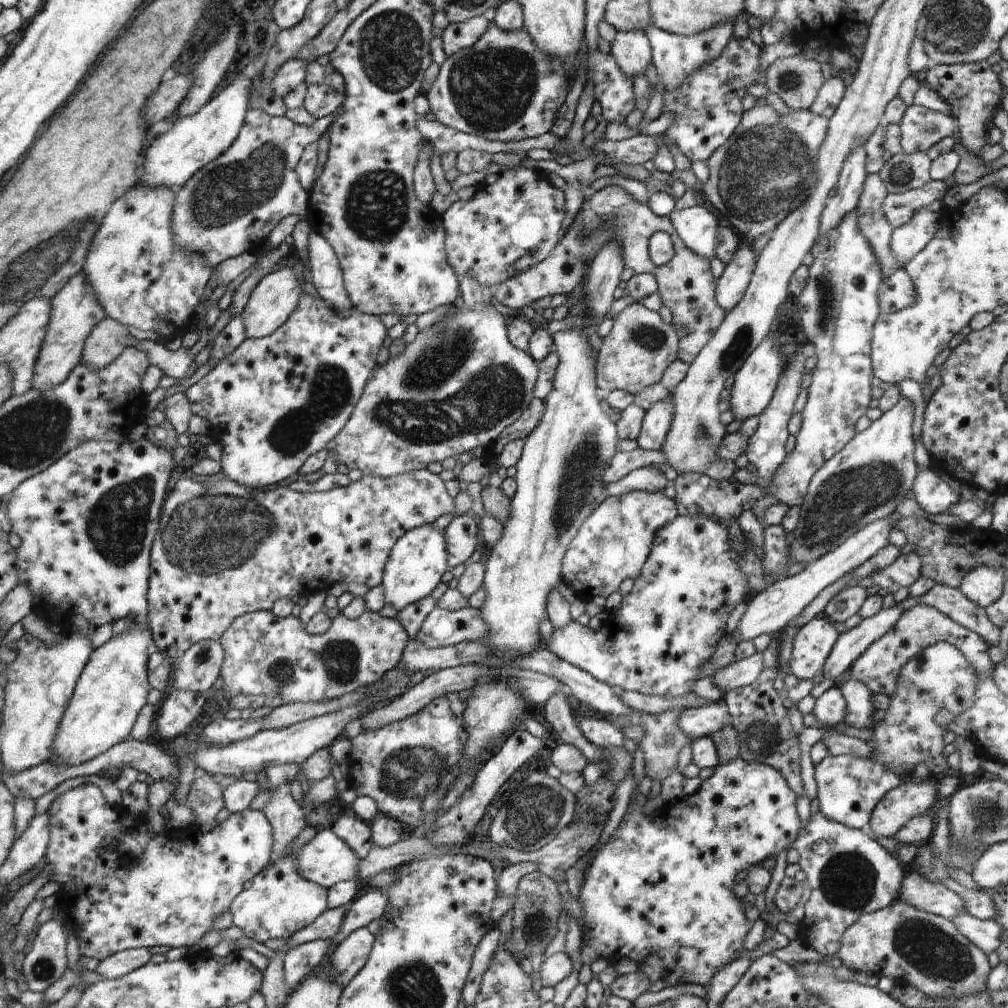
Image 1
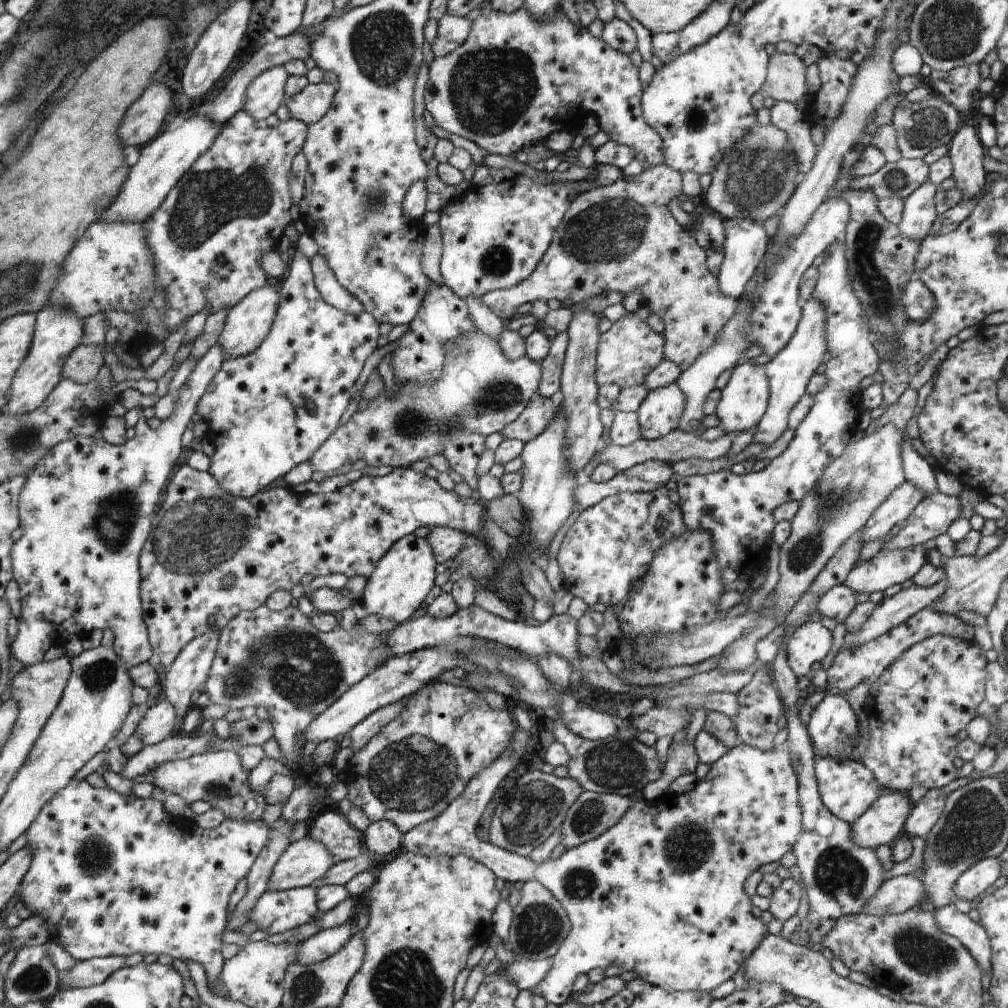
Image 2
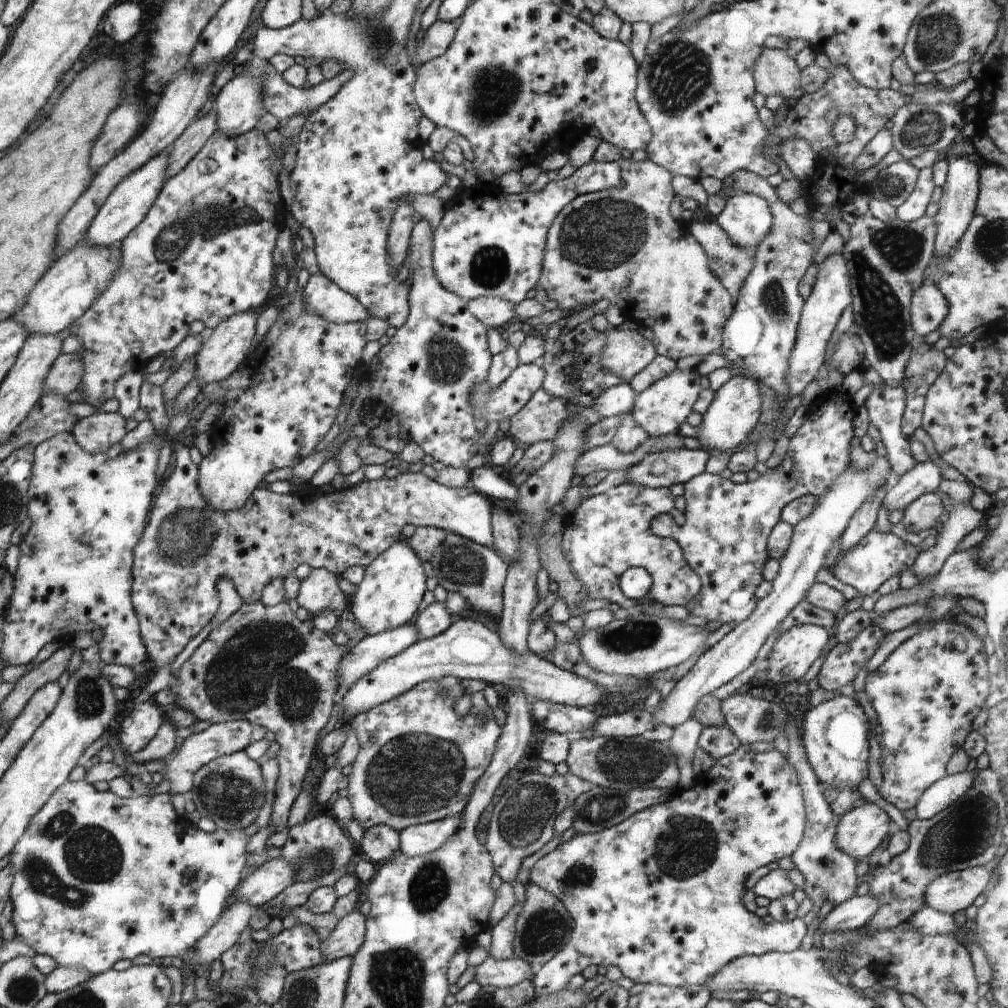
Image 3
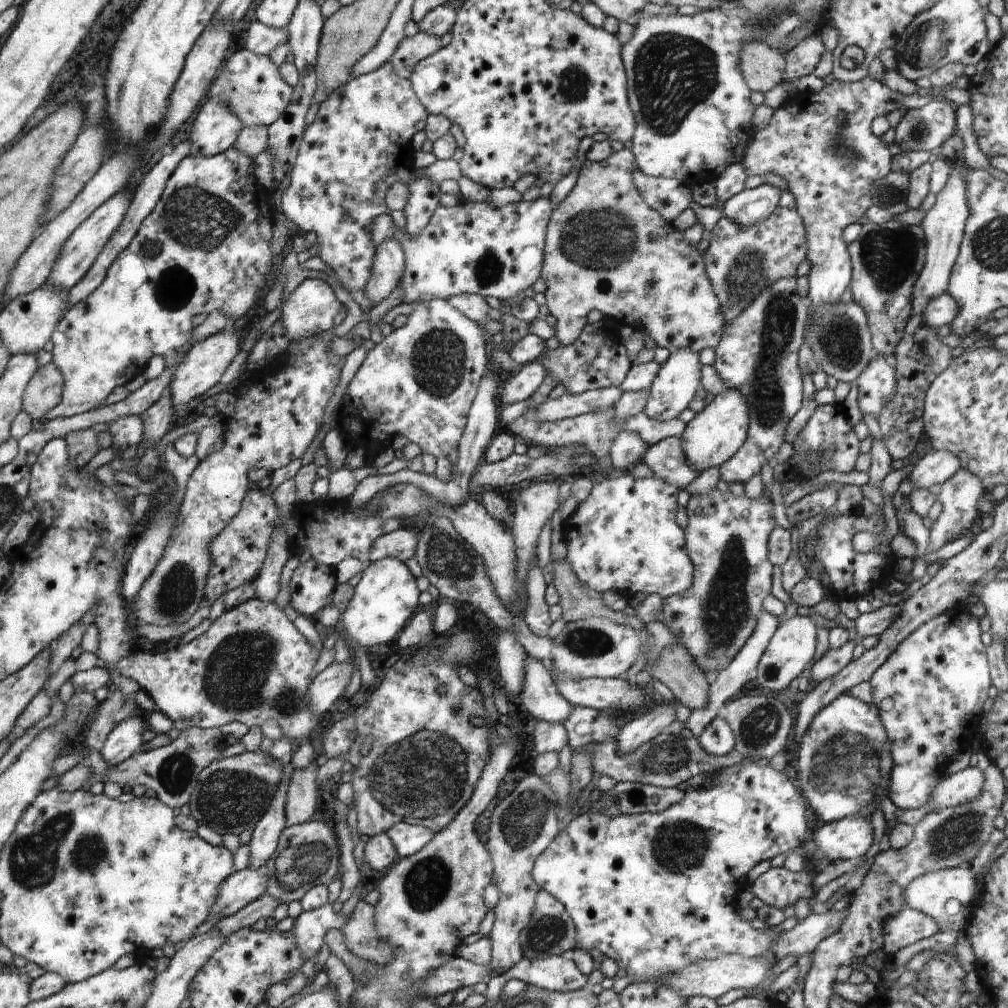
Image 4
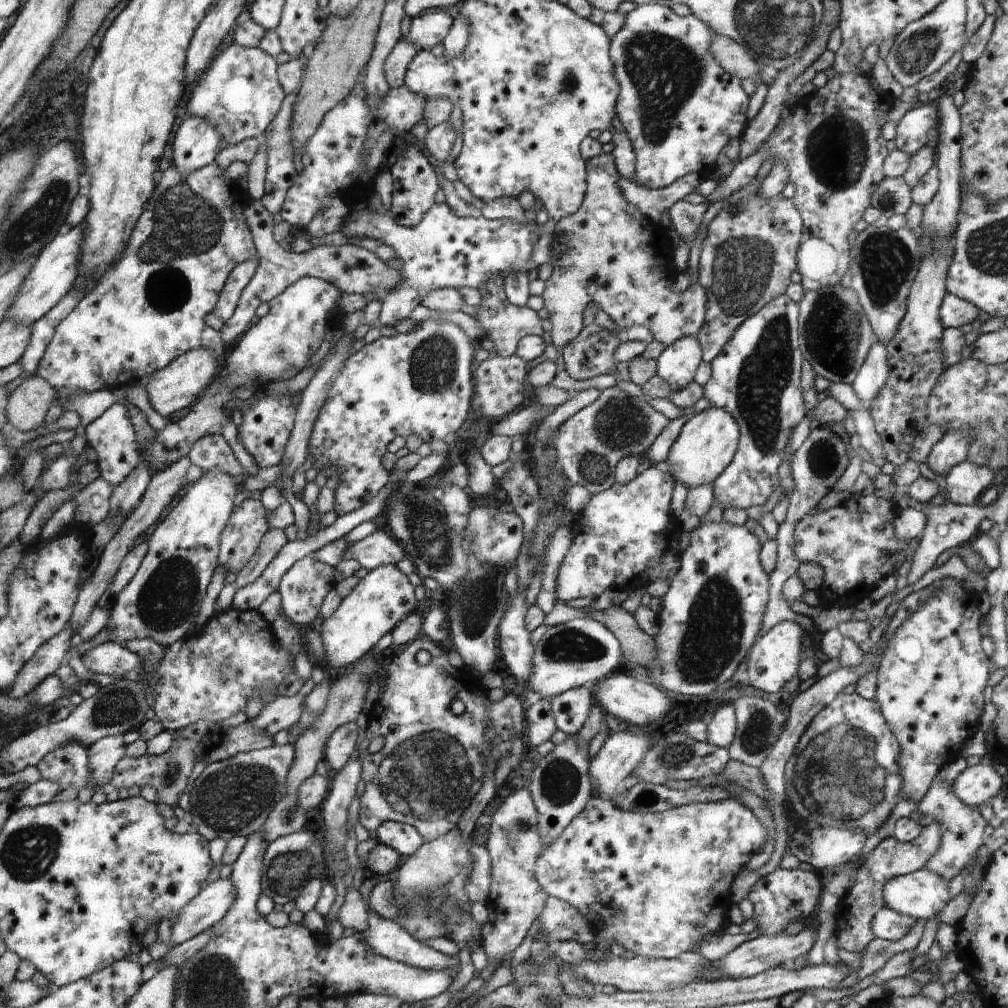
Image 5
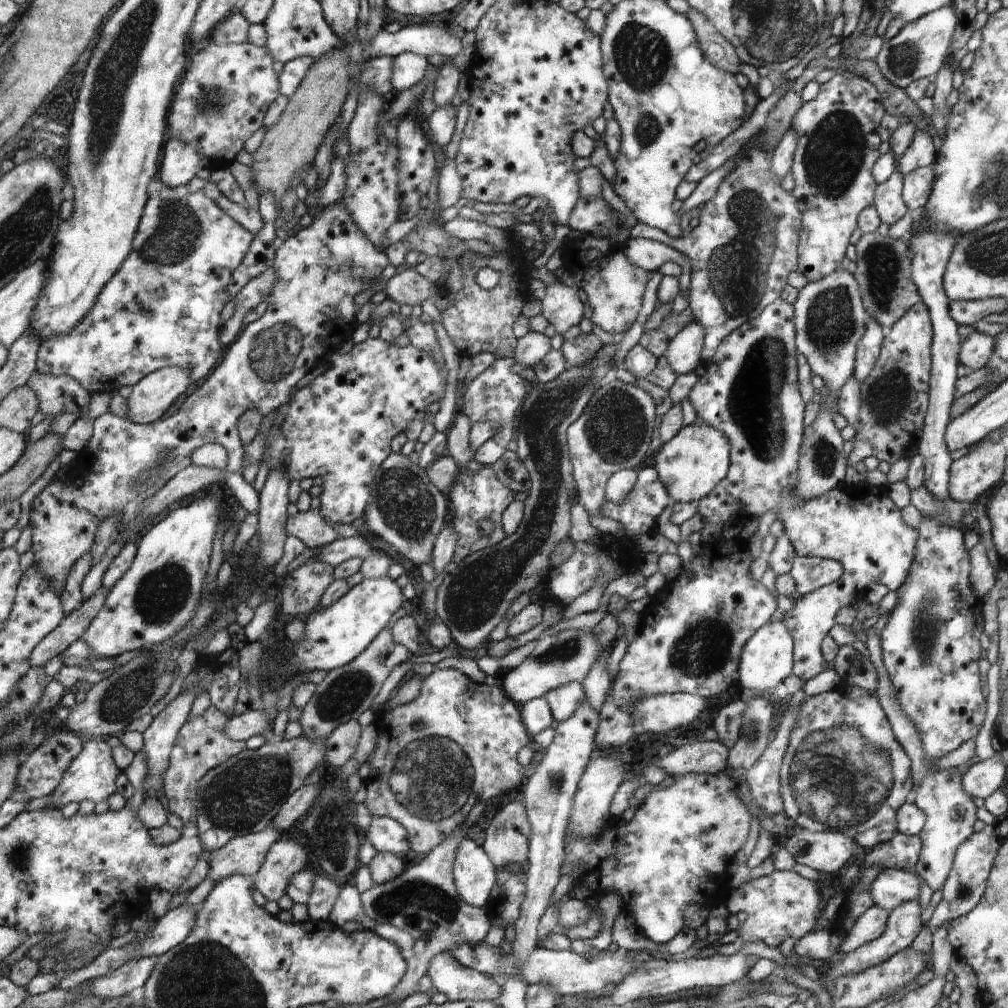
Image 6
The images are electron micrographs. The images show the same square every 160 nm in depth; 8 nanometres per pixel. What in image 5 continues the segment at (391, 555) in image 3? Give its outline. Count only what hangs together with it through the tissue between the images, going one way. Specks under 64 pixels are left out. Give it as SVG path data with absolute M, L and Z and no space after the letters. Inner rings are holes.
M384 564L368 572L342 600L338 610L330 618L323 619L320 636L324 645L324 656L328 661L327 667L338 670L360 660L384 635L392 634L409 617L410 612L415 612L414 608L414 588L408 582L408 576L402 574L396 565Z

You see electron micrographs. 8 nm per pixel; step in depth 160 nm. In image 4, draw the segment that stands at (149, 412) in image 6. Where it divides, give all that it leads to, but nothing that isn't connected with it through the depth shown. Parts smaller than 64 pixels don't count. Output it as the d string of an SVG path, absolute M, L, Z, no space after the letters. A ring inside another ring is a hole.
M235 325L230 326L223 332L198 340L197 343L194 343L194 346L191 346L183 354L169 380L168 388L174 407L178 404L188 404L190 400L200 398L202 394L206 394L206 390L210 390L214 384L220 382L224 370L230 366L232 358L240 351L238 346L239 336L238 328ZM222 333L224 333L224 336L222 336Z

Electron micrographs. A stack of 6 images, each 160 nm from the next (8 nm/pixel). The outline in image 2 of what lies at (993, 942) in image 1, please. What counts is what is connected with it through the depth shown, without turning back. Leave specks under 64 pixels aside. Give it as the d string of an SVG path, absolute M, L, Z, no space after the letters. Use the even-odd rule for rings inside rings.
M952 902L946 907L934 909L934 919L938 928L949 936L958 938L974 960L978 962L983 974L988 974L992 969L990 936L979 922L974 922L968 914L962 914Z

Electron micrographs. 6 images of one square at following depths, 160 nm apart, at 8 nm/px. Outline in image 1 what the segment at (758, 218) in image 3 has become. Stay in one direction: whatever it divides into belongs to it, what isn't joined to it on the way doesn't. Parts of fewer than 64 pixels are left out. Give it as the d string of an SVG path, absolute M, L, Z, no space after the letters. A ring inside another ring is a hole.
M744 239L740 244L732 262L725 266L724 274L716 278L717 307L721 307L725 313L732 311L742 300L755 270L757 257L753 248L747 246Z

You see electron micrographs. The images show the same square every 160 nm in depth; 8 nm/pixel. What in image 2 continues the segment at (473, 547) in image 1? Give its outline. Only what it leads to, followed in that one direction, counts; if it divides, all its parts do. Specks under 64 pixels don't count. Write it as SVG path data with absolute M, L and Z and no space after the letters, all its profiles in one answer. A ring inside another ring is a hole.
M432 527L426 539L429 540L434 550L434 557L438 564L449 565L460 554L464 548L466 532L460 532L449 527Z

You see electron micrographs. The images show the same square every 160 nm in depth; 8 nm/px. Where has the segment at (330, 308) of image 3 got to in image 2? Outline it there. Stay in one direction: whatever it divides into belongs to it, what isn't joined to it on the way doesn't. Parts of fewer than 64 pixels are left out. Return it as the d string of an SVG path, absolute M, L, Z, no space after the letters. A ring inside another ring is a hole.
M320 252L315 254L310 262L312 263L313 278L317 290L329 306L337 307L338 310L345 311L347 314L365 312L364 304L341 286L333 268L329 267L329 263L326 262L326 258Z

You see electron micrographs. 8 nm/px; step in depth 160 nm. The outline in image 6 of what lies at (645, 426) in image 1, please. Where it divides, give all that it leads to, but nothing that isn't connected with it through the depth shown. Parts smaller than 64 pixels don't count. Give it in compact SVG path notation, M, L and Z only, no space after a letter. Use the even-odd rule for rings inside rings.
M695 320L676 337L669 340L664 357L677 376L694 372L697 366L702 364L703 343L704 328Z

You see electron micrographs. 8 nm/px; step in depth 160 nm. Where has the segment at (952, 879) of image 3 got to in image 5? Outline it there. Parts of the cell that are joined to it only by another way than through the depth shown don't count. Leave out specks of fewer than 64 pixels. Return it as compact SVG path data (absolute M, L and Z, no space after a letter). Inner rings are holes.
M922 869L914 873L898 876L890 880L882 890L885 907L916 920L934 919L943 907L952 899L947 890L948 882L944 882L938 874Z

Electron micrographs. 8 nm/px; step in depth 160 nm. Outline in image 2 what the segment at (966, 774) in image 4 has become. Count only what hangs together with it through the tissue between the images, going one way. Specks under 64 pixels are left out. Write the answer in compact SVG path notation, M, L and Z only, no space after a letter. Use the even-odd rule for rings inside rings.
M928 789L906 818L905 834L911 838L926 837L942 815L946 800L942 789Z

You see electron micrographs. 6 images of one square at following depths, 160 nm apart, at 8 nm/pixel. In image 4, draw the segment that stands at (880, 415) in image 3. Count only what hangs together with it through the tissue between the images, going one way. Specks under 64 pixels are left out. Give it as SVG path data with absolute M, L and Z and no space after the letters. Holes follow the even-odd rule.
M878 354L874 355L855 382L858 385L857 399L861 412L872 413L876 418L882 408L885 407L885 404L890 402L891 398L895 396L897 382L893 364L886 358L878 356Z

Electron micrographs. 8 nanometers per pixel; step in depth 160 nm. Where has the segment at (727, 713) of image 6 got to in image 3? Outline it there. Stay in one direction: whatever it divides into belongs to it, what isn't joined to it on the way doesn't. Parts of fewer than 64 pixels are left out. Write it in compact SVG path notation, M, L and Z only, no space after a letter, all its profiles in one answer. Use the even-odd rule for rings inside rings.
M727 724L704 727L698 739L698 747L716 761L732 754L741 744Z

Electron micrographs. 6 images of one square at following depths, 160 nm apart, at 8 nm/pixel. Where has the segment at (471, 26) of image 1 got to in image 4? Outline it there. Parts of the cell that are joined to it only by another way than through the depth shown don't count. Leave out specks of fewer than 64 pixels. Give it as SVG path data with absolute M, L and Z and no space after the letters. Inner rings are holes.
M419 31L412 37L404 37L390 57L393 70L402 78L409 79L413 68L424 58L441 48L440 37Z

